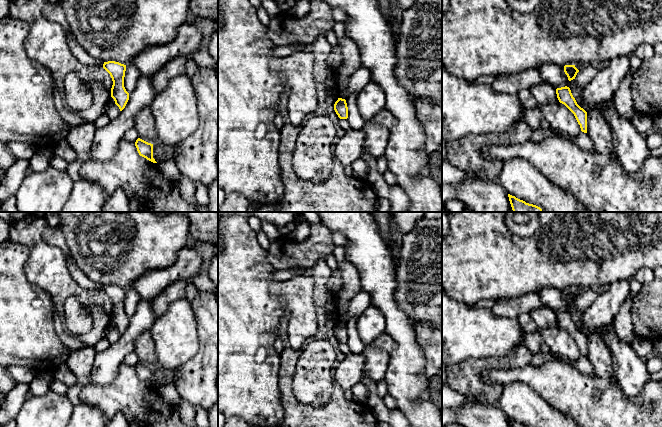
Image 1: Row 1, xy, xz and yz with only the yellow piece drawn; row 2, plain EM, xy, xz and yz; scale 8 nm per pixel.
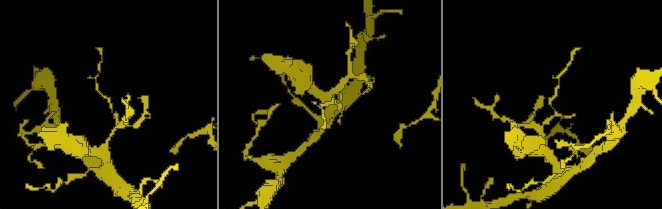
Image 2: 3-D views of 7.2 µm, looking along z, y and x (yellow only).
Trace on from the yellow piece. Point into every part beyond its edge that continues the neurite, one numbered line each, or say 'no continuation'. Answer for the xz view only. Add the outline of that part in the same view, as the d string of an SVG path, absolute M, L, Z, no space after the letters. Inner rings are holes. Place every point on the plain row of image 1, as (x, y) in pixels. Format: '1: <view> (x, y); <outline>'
no continuation

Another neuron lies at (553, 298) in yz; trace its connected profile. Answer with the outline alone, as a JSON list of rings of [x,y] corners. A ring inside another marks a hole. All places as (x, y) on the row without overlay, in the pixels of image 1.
[[[554,287],[542,288],[537,292],[540,299],[544,302],[544,306],[550,308],[553,312],[569,311],[573,321],[576,323],[581,320],[576,311],[575,303],[569,305],[564,296],[564,290]]]

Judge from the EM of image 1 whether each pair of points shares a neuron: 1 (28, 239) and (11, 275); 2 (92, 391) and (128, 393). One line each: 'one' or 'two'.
1: two
2: one

